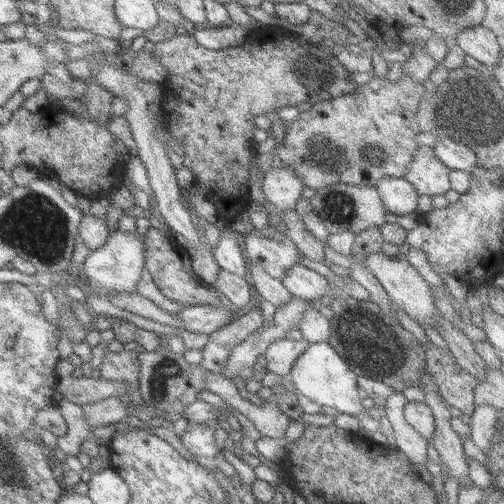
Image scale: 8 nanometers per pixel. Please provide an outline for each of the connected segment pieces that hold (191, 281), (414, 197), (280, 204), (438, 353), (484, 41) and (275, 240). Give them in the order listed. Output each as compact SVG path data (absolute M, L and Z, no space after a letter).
M150 227L144 238L144 245L146 245L144 268L150 272L162 294L166 295L166 298L169 298L172 302L184 305L222 306L222 302L224 302L222 293L217 292L215 288L208 286L196 277L187 259L183 262L176 261L176 257L179 258L179 252L176 253L176 246L171 245L168 236L168 233L164 236L159 230Z
M384 177L375 187L382 206L387 214L402 217L415 211L418 205L418 192L403 178Z
M276 167L264 173L263 194L278 210L294 209L304 189L302 180L290 167Z
M428 341L424 351L426 368L431 372L443 401L456 409L458 415L469 418L475 409L474 389L479 381L464 372L447 349Z
M481 24L472 28L463 28L457 34L460 50L487 65L489 69L498 65L501 59L501 48L496 35Z
M271 226L252 230L243 235L243 254L248 261L256 261L269 276L282 279L292 267L300 265L302 254L281 232Z

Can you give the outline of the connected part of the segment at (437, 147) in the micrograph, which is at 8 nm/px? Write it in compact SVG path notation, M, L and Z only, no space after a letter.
M452 137L439 138L433 144L436 156L450 170L461 170L462 172L472 172L479 166L476 153Z

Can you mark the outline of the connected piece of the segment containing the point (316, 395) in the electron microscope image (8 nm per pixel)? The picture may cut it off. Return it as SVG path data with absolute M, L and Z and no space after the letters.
M328 342L311 344L298 356L289 371L290 380L296 387L296 394L302 394L330 412L350 414L362 419L367 417L366 408L362 406L363 393L357 383L357 374L350 370L348 363Z

